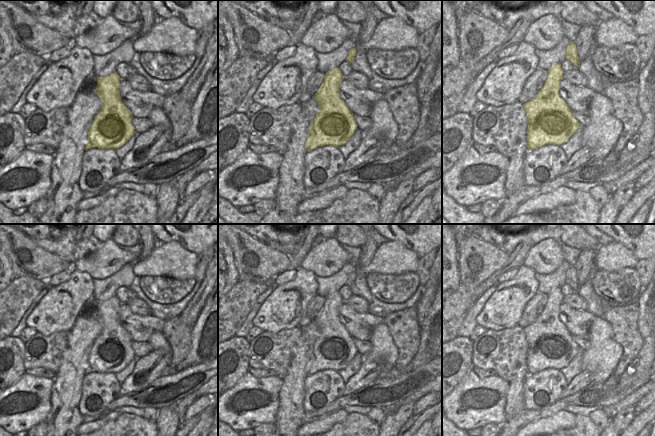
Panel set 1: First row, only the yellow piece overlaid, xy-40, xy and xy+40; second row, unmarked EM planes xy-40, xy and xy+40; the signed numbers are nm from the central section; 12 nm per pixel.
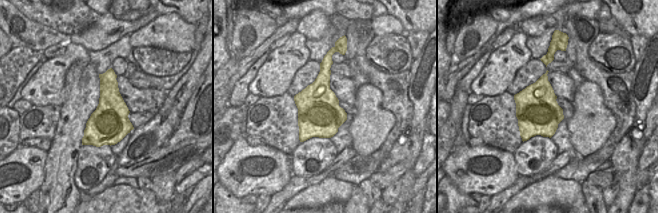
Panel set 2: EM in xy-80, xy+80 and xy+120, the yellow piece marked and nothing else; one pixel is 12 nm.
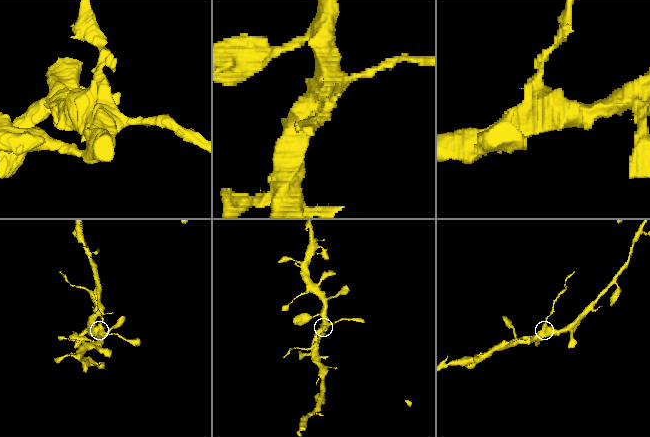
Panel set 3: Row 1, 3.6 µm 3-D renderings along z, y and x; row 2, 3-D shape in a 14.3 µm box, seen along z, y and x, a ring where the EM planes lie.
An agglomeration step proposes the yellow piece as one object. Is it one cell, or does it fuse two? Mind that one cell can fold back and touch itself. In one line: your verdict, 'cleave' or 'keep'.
cleave

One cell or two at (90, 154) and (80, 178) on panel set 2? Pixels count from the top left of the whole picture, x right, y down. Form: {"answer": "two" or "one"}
{"answer": "one"}

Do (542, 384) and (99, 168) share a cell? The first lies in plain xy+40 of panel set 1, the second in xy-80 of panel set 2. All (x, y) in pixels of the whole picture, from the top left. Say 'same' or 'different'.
same

